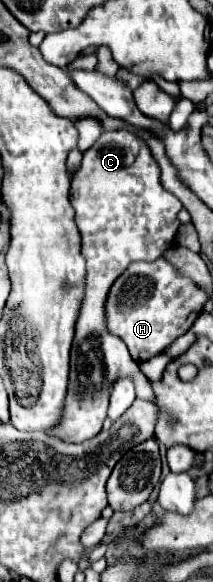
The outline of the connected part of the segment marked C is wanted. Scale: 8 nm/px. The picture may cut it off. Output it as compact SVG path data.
M127 129L105 131L103 137L99 137L99 141L83 155L81 169L73 175L71 205L75 209L77 227L83 235L81 251L83 251L83 257L87 259L87 287L85 287L85 301L81 305L81 313L79 313L79 321L77 321L73 349L71 349L71 375L69 375L69 389L65 395L63 415L61 415L59 423L55 425L55 429L51 427L47 431L49 435L59 437L61 441L83 443L83 441L95 437L103 427L113 383L119 377L133 375L139 369L139 365L127 353L127 347L123 345L123 341L119 341L119 337L111 337L107 333L107 327L103 321L103 301L107 299L109 285L123 273L123 269L127 269L129 263L155 261L175 241L175 233L179 229L177 213L181 211L181 201L173 193L163 189L159 177L161 177L161 169L159 169L157 161L153 159L147 143Z

